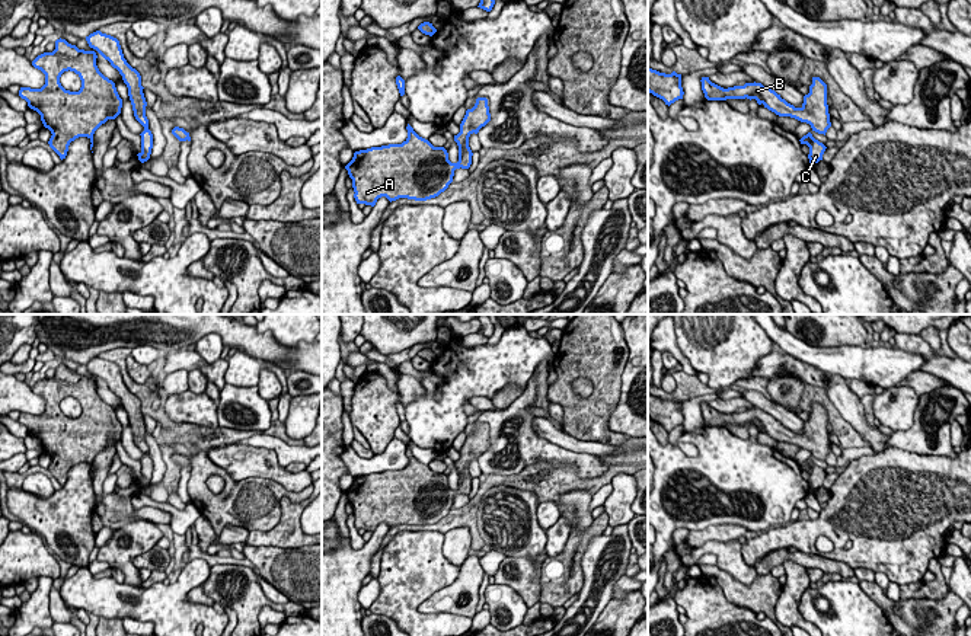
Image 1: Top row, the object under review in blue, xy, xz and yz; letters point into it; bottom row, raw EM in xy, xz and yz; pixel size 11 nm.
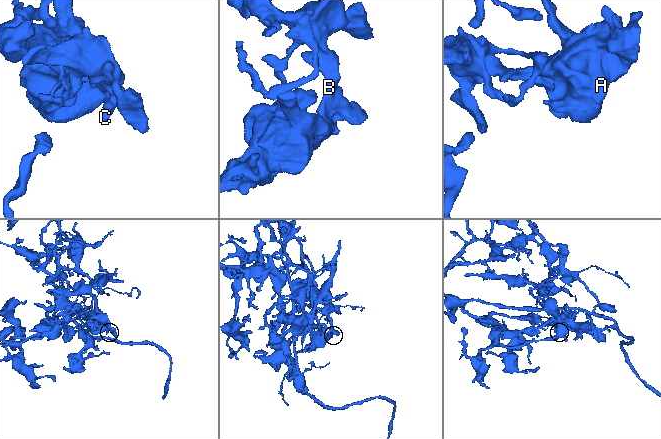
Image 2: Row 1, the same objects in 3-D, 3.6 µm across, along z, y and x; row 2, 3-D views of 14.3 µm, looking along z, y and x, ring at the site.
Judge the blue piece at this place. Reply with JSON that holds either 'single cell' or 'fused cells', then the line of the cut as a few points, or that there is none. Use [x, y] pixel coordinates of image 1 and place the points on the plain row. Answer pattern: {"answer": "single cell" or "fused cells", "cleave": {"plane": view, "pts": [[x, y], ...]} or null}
{"answer": "single cell", "cleave": null}

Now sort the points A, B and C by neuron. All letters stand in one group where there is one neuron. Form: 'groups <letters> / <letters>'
groups A B C

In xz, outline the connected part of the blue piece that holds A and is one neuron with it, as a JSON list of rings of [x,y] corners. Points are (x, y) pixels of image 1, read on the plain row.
[[[477,424],[454,461],[459,472],[459,488],[451,489],[444,473],[434,473],[419,463],[408,450],[408,464],[402,470],[371,473],[354,479],[345,492],[352,505],[357,530],[374,533],[386,522],[390,528],[399,524],[427,527],[438,522],[453,508],[456,495],[469,495],[472,476],[469,463],[477,460],[491,447],[486,424]]]

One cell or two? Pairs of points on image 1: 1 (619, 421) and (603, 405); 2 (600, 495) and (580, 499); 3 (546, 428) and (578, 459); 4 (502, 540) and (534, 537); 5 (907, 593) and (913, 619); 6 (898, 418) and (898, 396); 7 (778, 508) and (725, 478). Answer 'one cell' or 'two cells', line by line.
1: two cells
2: two cells
3: two cells
4: one cell
5: two cells
6: one cell
7: one cell

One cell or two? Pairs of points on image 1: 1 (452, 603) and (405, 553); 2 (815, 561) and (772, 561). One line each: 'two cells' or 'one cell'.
1: two cells
2: one cell

